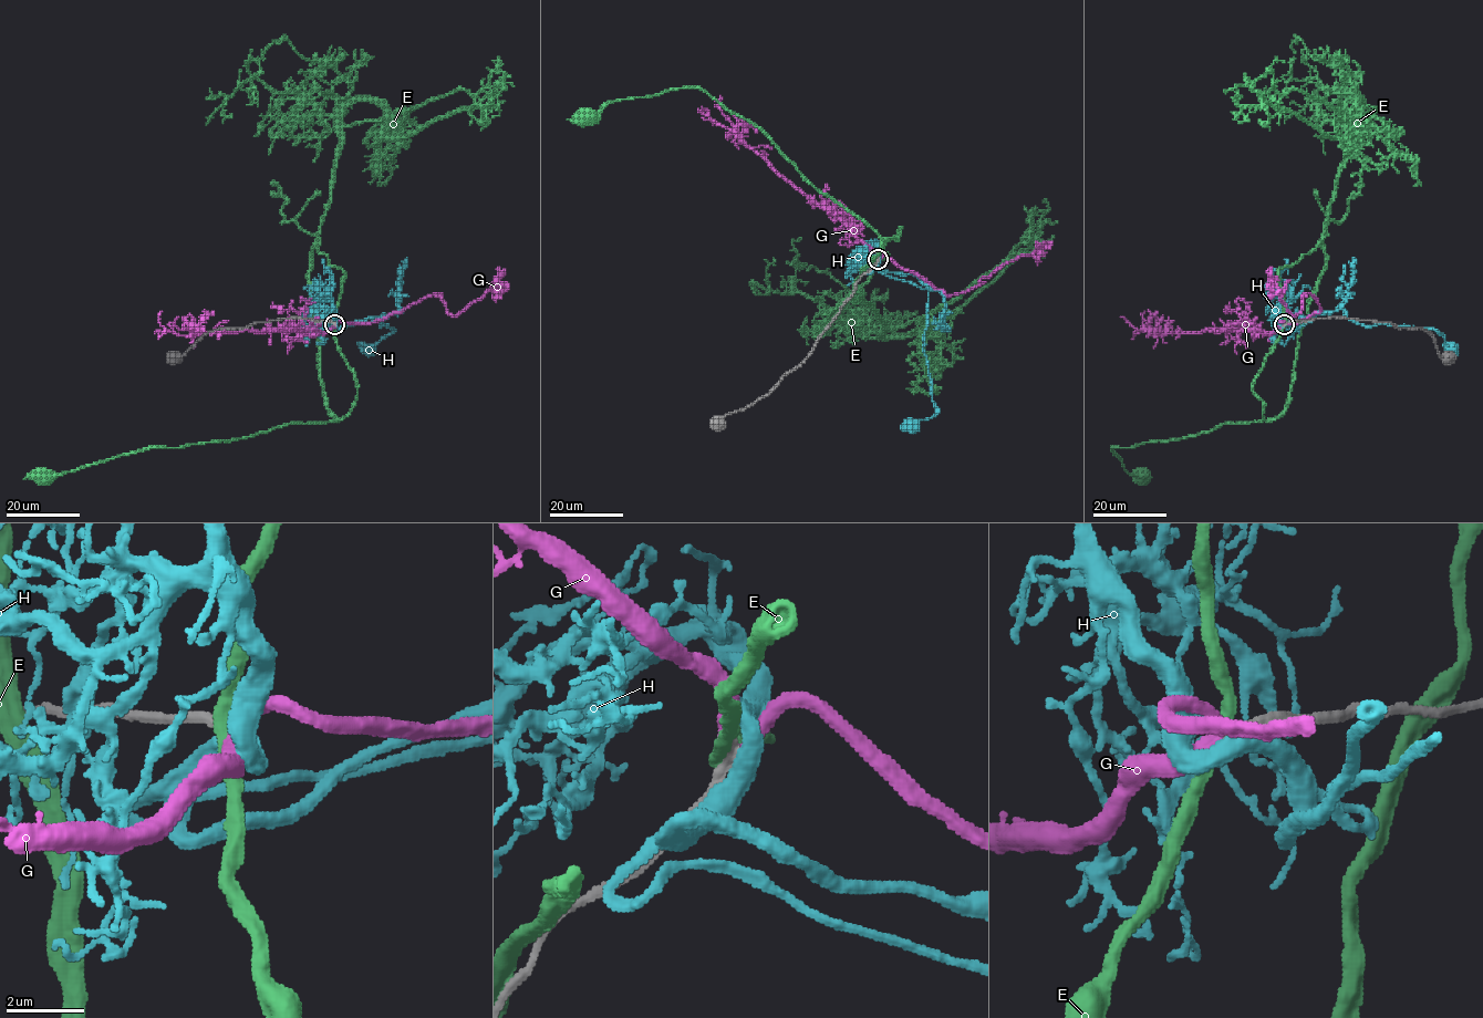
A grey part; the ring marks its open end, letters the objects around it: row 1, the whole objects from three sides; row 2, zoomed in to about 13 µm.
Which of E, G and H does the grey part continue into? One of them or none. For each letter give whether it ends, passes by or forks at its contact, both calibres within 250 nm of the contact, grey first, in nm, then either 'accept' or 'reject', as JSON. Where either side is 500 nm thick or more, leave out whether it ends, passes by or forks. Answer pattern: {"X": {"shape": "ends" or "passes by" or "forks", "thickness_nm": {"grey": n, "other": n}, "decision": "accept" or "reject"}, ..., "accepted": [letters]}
{"E": {"shape": "passes by", "thickness_nm": {"grey": 320, "other": 360}, "decision": "reject"}, "G": {"shape": "passes by", "thickness_nm": {"grey": 300, "other": 360}, "decision": "accept"}, "H": {"shape": "passes by", "thickness_nm": {"grey": 320, "other": 480}, "decision": "reject"}, "accepted": ["G"]}

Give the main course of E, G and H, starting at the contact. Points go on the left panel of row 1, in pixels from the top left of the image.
E: (334, 323), (338, 350), (356, 383), (353, 407), (341, 418), (289, 423), (239, 438), (131, 452), (43, 478)
G: (334, 324), (382, 321), (437, 293), (445, 310), (456, 315), (493, 283), (506, 283), (504, 290)
H: (335, 323), (330, 328), (374, 322), (385, 313), (380, 326), (383, 323), (394, 330), (367, 350)

